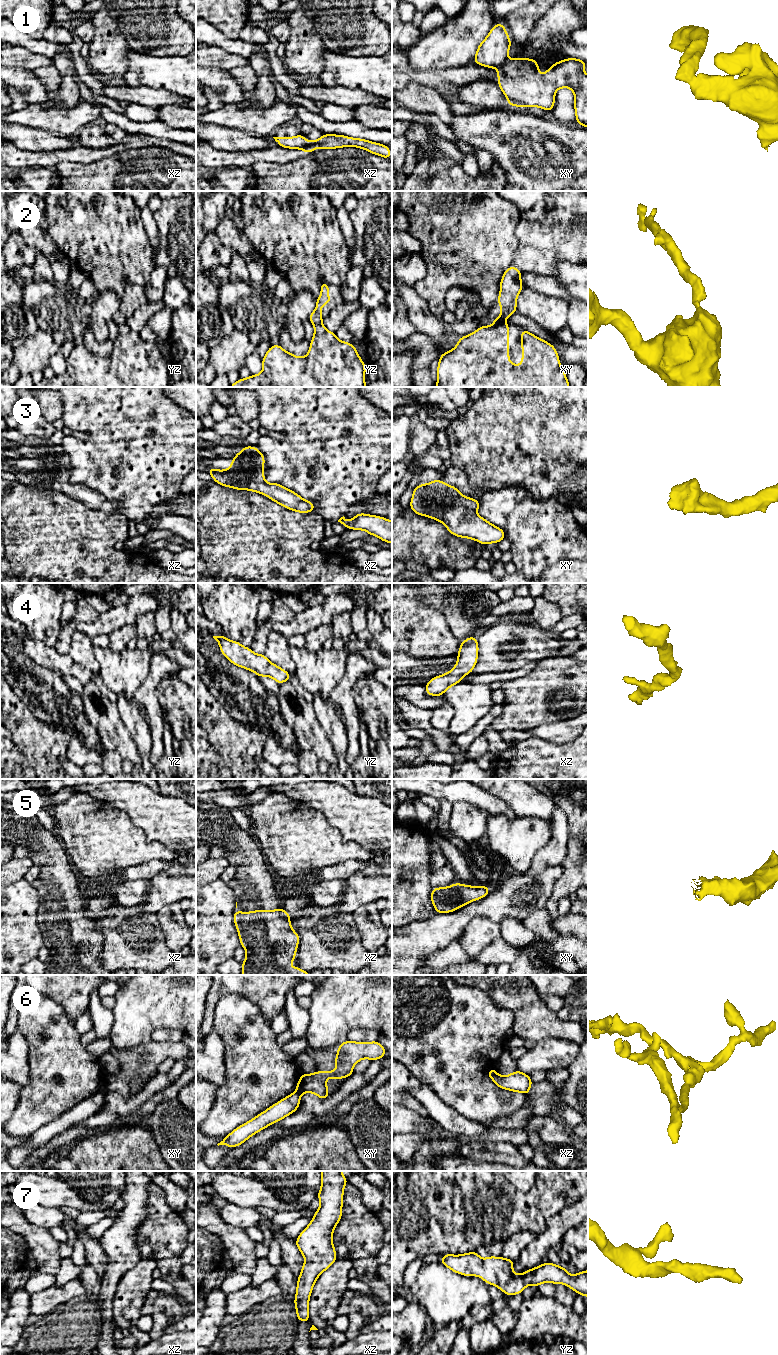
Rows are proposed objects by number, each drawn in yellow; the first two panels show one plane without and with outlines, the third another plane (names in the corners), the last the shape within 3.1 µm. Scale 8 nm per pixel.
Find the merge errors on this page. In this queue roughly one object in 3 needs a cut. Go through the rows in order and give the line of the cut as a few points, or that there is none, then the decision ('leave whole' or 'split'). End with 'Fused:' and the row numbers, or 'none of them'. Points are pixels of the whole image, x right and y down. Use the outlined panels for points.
1: cut in xy along (506, 59), (496, 67); split
2: cut in yz along (320, 322), (314, 325); split
3: no cut; leave whole
4: no cut; leave whole
5: no cut; leave whole
6: cut in xz along (496, 1072), (491, 1078); split
7: no cut; leave whole
Fused: 1, 2, 6

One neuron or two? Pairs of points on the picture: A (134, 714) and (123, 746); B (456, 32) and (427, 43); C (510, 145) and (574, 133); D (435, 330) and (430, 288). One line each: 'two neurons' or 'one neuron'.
A: two neurons
B: one neuron
C: one neuron
D: two neurons

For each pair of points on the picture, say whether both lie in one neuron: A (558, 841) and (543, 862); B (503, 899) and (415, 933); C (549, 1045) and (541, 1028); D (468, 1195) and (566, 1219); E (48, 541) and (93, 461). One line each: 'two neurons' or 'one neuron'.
A: one neuron
B: one neuron
C: two neurons
D: two neurons
E: two neurons

